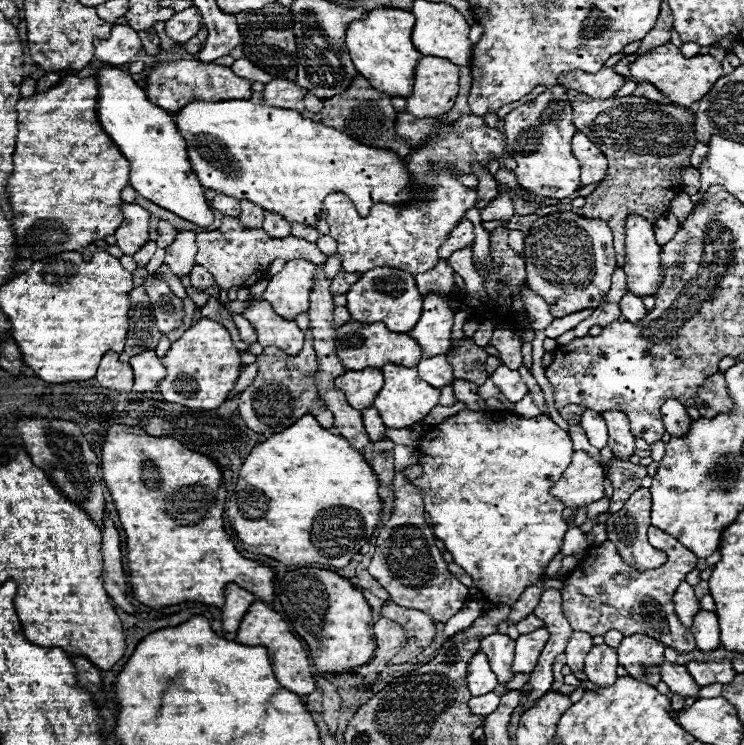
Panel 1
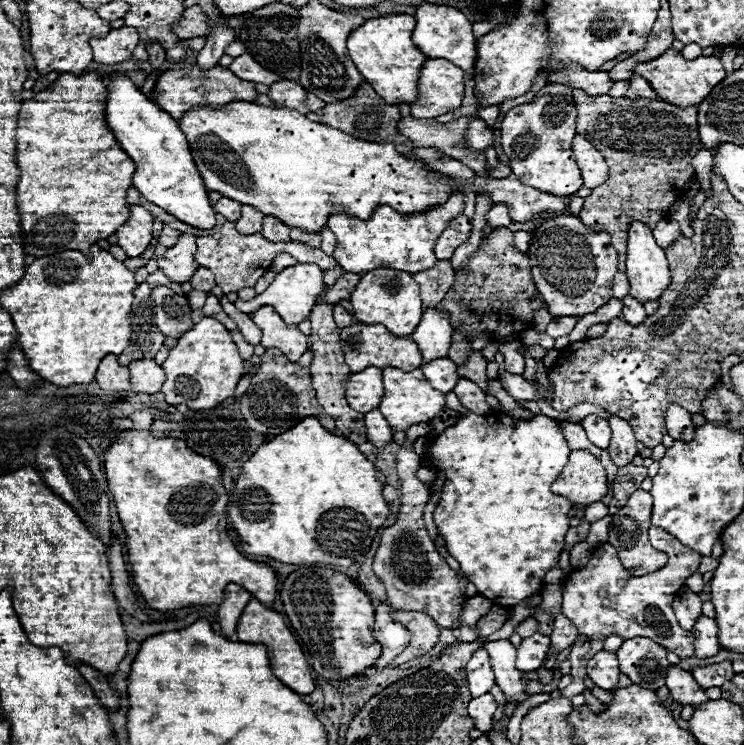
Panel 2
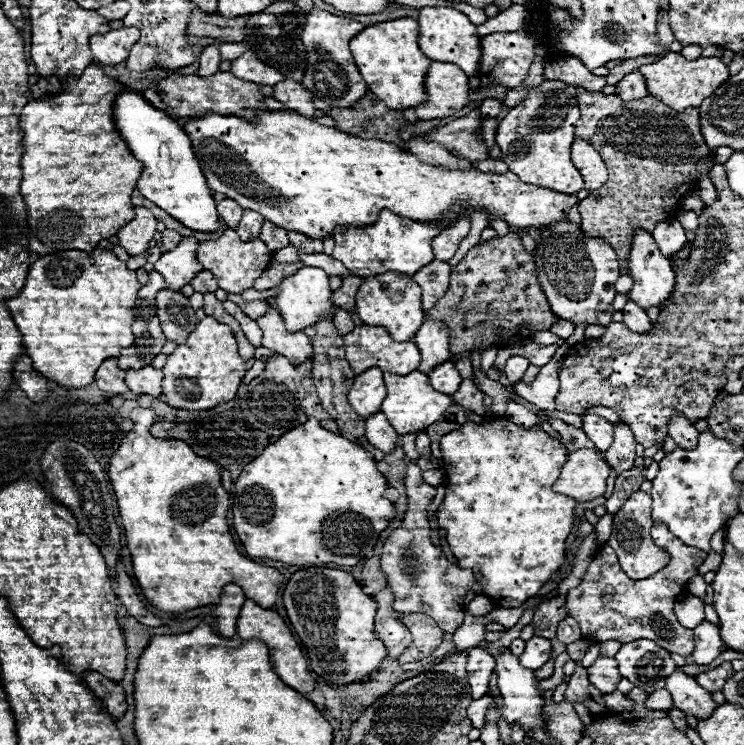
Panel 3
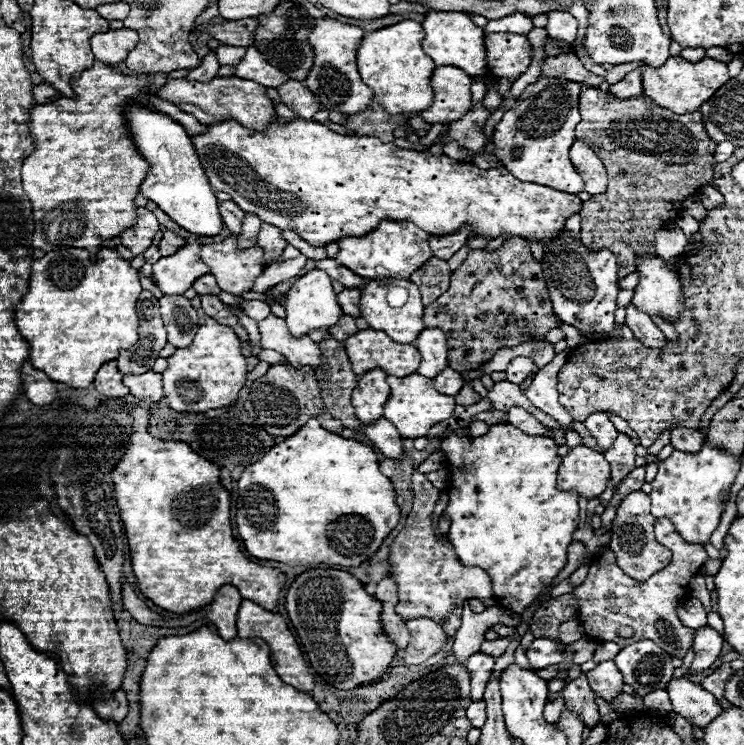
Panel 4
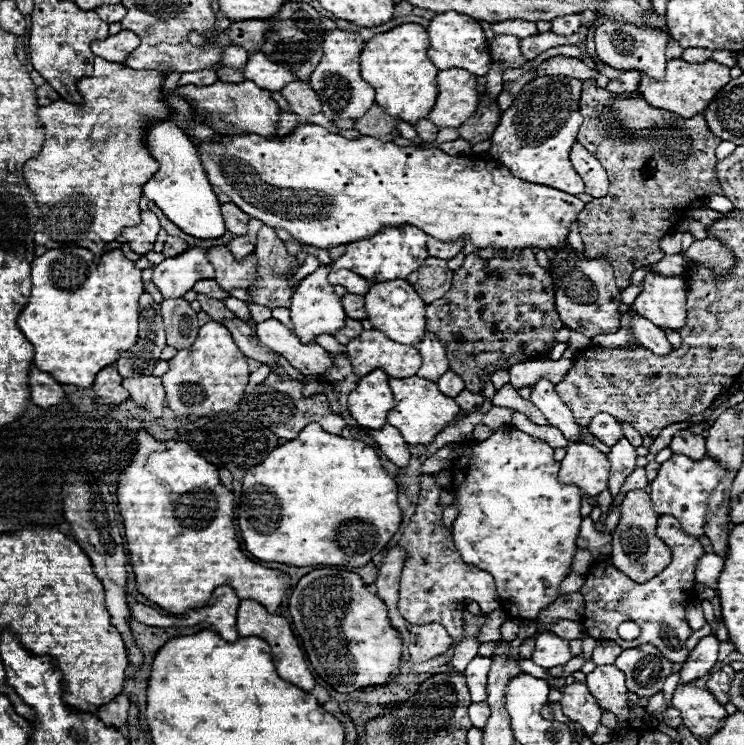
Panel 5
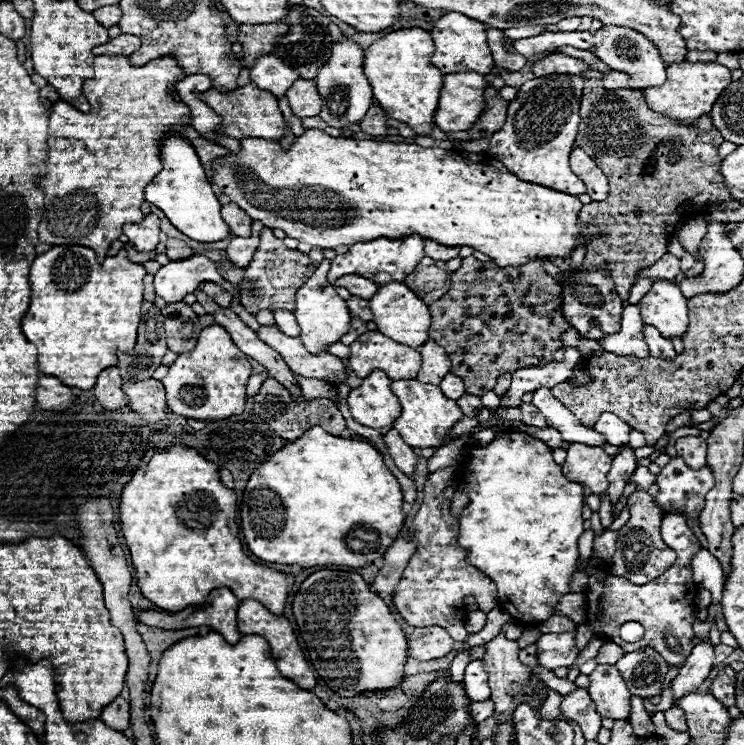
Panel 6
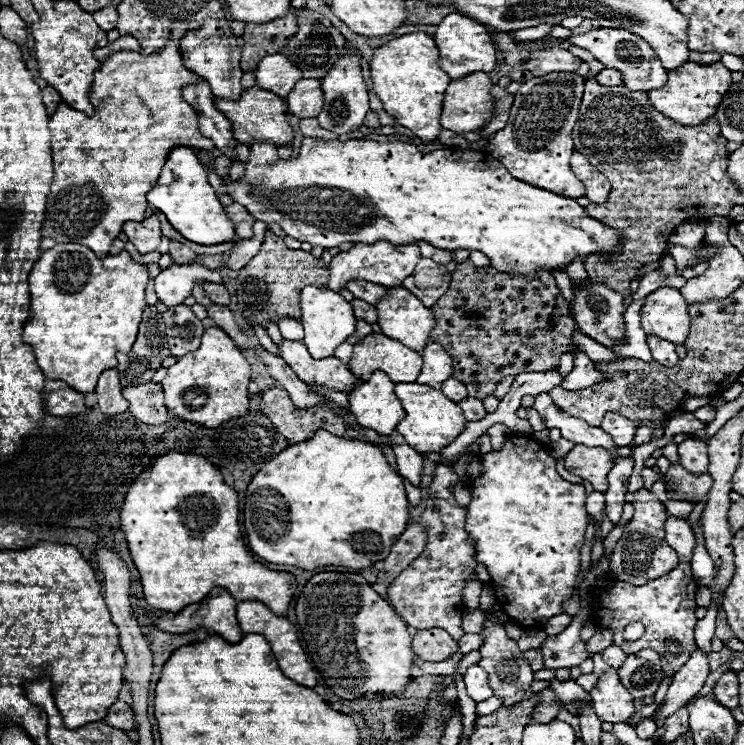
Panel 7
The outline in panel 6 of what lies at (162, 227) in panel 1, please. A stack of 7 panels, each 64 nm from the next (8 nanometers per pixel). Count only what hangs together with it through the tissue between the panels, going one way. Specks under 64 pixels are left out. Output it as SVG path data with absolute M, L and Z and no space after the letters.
M168 238L166 246L168 246L166 254L168 254L170 260L186 260L186 258L190 258L190 256L194 254L194 252L192 252L182 240L178 240L178 238Z

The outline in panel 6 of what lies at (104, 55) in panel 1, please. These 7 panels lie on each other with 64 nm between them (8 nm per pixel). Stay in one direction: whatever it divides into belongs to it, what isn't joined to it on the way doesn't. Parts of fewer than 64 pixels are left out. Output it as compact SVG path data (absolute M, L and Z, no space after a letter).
M120 34L118 38L110 40L108 44L96 46L92 52L94 56L104 56L104 54L122 54L122 56L130 56L132 52L136 52L140 48L140 38L132 36L132 34Z

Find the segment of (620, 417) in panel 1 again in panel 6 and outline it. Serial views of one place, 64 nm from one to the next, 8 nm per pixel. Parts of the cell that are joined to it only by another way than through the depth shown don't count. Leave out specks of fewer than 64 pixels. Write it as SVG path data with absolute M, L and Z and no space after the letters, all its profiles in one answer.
M620 446L622 452L614 456L612 460L612 468L608 472L608 490L606 490L606 496L610 498L612 502L612 508L618 504L618 500L622 498L622 492L624 492L624 486L628 484L630 476L634 474L634 470L638 468L638 462L634 458L634 452L630 446Z

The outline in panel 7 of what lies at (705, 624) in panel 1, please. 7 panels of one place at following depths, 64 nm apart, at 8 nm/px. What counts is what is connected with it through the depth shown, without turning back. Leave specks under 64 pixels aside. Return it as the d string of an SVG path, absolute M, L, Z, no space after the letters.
M698 650L692 652L690 660L674 674L672 684L668 686L668 692L664 698L664 706L660 710L656 710L652 718L654 720L658 720L658 718L666 720L676 710L686 706L688 700L692 700L700 692L700 688L704 686L708 672L710 672L708 670L708 656L698 652Z

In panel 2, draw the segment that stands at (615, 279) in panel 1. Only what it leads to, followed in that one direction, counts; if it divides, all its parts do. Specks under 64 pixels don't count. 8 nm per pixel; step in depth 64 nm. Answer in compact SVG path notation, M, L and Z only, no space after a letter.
M618 272L618 274L616 274L616 278L614 278L614 286L612 286L614 298L624 298L624 296L628 294L628 288L630 288L630 284L628 284L626 274Z

